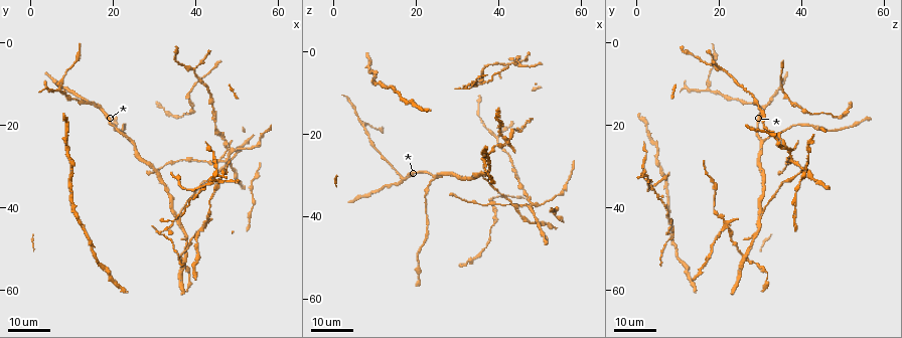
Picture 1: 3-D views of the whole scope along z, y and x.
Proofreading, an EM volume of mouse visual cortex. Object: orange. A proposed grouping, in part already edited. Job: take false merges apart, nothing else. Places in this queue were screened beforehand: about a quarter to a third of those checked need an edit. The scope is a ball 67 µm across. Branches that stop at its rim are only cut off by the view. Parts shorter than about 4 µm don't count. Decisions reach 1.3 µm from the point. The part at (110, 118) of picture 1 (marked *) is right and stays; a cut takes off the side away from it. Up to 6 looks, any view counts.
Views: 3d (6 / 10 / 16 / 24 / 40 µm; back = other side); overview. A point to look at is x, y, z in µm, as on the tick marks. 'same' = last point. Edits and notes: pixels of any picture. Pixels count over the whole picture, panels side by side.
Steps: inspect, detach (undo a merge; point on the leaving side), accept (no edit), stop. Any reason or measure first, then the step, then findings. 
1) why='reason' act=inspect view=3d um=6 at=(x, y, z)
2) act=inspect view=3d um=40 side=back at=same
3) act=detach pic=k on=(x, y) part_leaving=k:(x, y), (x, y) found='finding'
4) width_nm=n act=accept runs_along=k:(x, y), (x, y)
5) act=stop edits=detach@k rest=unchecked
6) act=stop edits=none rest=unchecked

why='three arms meet' act=inspect view=3d um=16 at=(39.5, 6.0, 21.0)

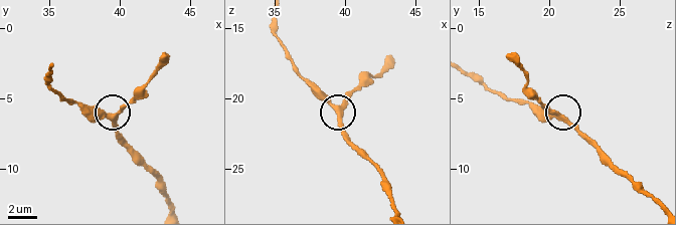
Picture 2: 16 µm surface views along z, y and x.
act=inspect view=3d um=10 at=(39.4, 6.0, 20.6)

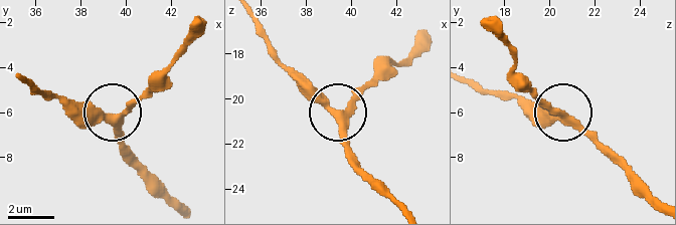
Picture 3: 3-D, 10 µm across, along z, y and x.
act=inspect view=3d um=10 side=back at=(39.5, 6.2, 20.7)

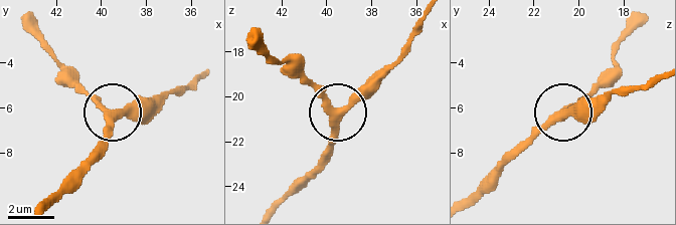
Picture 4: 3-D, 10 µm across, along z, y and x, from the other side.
arms=3 act=accept found='one cell here'

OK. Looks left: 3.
why='side arm on a straight run' act=inspect view=3d um=16 at=(42.0, 34.5, 3.5)

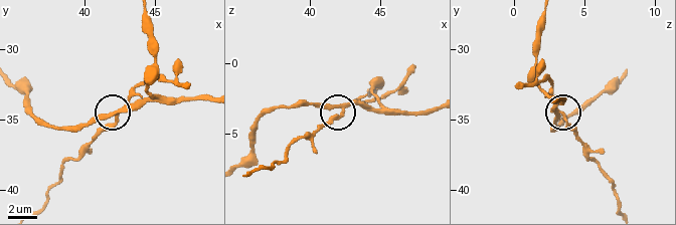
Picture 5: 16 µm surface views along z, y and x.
act=inspect view=3d um=6 at=(42.0, 34.6, 3.2)

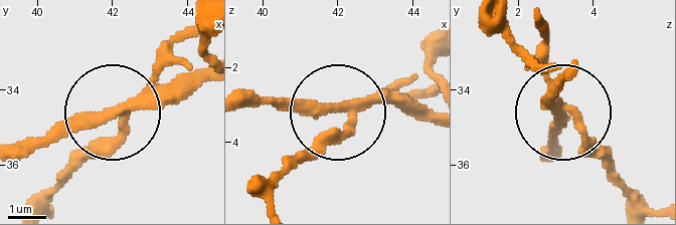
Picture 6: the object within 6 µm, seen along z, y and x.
act=inspect view=3d um=6 side=back at=(42.15, 34.60, 3.00)

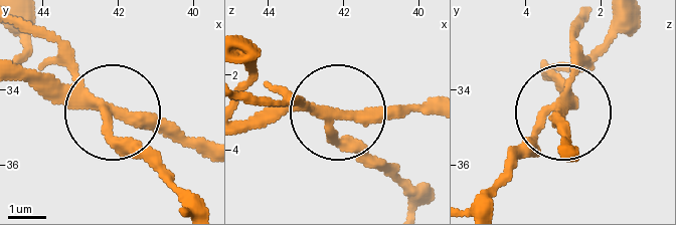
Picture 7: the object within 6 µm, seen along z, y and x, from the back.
arms=3 act=detach pic=7 on=(112, 137) part_leaving=7:(95, 99), (190, 202) found='two cells meet here'

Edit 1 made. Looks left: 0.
act=stop edits=detach@7 rest=unchecked

